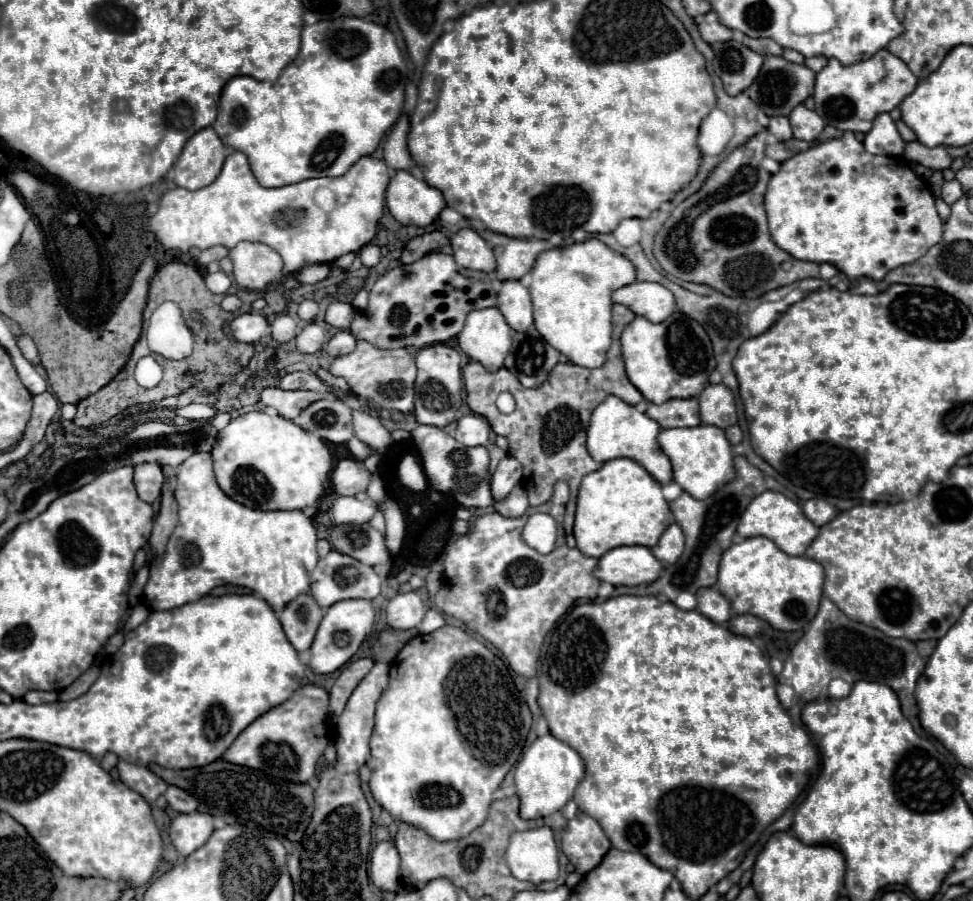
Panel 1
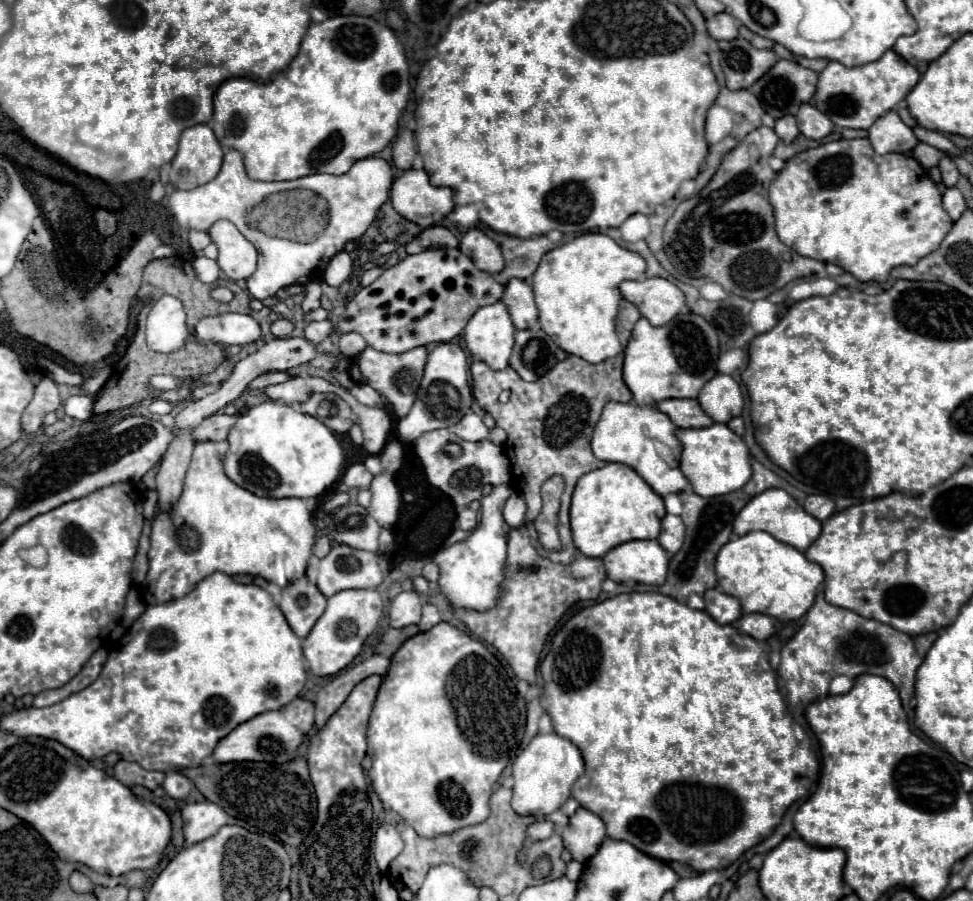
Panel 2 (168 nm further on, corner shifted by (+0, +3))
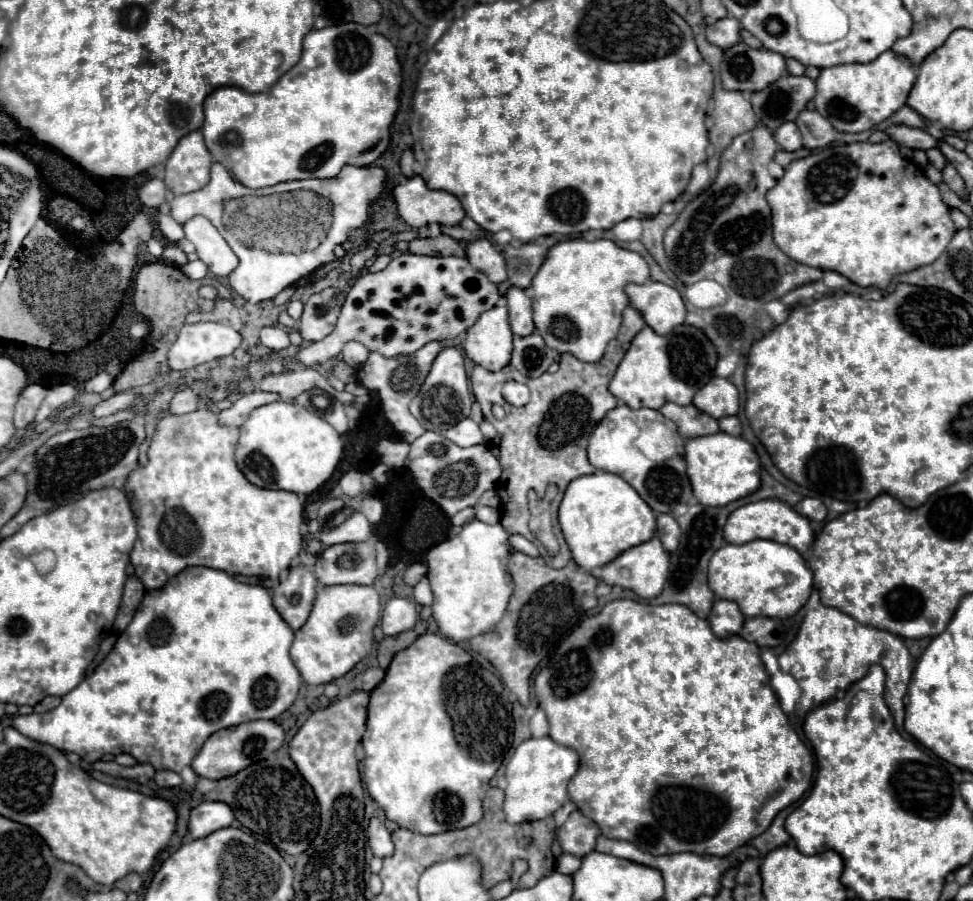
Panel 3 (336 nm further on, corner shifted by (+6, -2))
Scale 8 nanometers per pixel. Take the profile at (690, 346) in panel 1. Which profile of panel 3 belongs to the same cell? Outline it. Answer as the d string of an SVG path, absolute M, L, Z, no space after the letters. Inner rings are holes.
M679 325L667 335L657 335L653 329L645 327L631 341L609 383L609 391L615 395L615 399L633 409L659 409L667 401L689 405L701 385L705 385L713 377L715 363L717 351L713 343L703 335L703 331L691 325Z

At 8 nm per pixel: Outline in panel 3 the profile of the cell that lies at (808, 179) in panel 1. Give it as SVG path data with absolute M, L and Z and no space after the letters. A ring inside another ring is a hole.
M893 139L883 143L831 145L797 159L767 193L767 201L773 209L773 237L785 255L809 267L837 271L861 287L887 289L895 275L933 263L945 253L957 231L937 185L913 161L901 157L899 145Z

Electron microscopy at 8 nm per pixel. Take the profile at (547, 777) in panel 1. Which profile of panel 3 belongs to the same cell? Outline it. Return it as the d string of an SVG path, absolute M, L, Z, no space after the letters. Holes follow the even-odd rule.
M531 737L523 741L515 749L505 769L507 789L505 789L503 811L507 823L525 823L553 815L569 799L567 783L575 775L577 765L579 765L577 751L555 743L551 737L539 737L539 739Z

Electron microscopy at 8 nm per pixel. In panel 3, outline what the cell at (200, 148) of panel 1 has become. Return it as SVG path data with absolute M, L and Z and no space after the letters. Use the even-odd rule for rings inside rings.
M201 131L185 135L165 165L165 185L175 193L191 193L209 183L209 169L213 157L205 147Z

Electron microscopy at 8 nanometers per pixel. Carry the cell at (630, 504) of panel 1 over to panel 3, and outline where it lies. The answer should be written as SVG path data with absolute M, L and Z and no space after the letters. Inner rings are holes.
M597 471L577 477L569 483L559 505L559 525L573 559L585 571L607 565L633 545L641 545L655 537L655 513L637 495L637 491L615 473Z

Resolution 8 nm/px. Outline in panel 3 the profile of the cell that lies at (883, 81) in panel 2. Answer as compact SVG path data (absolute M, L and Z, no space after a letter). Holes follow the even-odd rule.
M885 51L871 63L849 63L821 69L817 79L815 107L837 129L847 133L861 133L891 117L907 103L909 91L915 83L915 65L893 51Z

